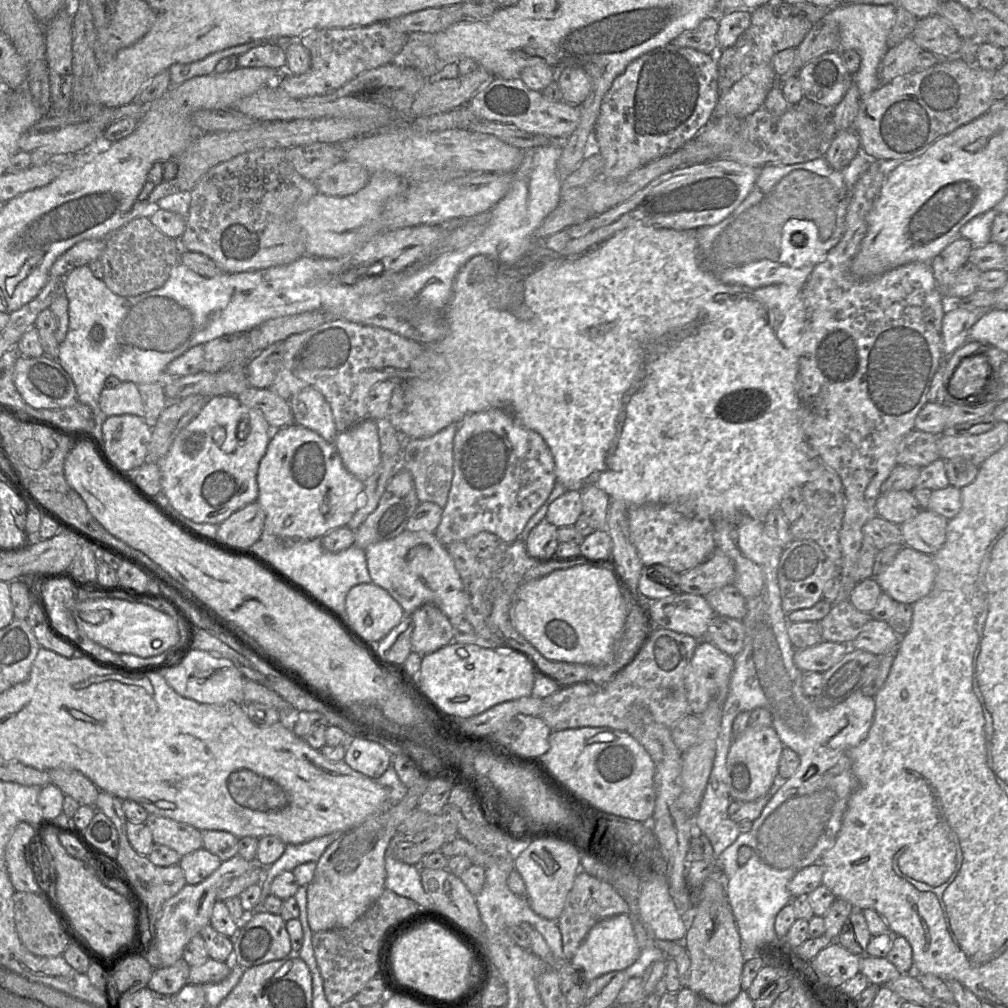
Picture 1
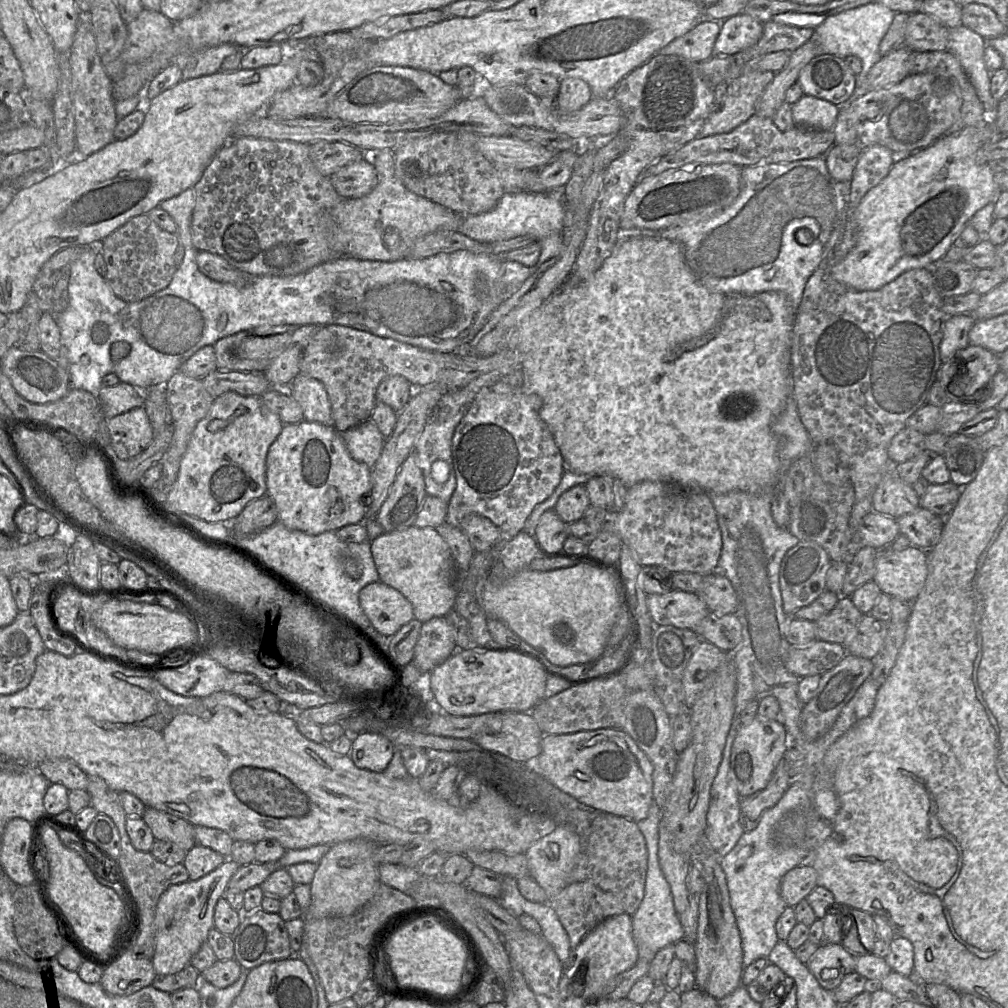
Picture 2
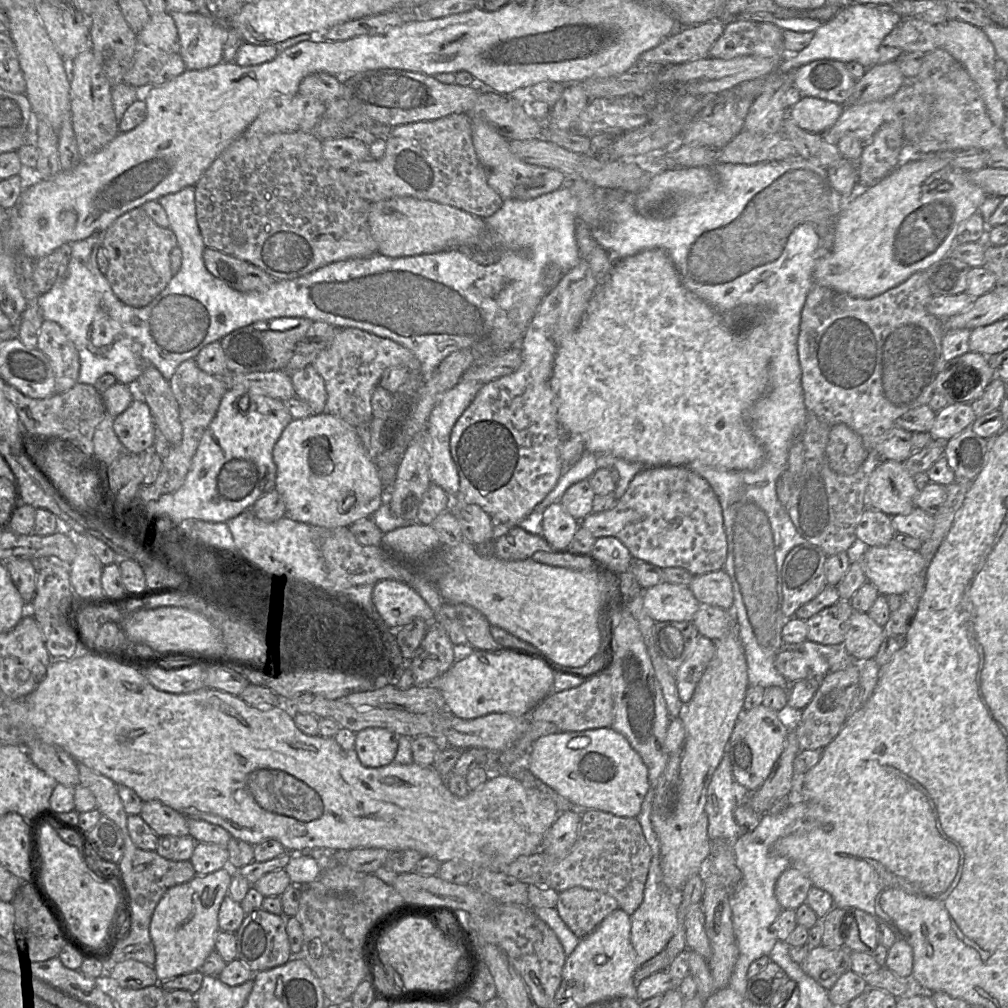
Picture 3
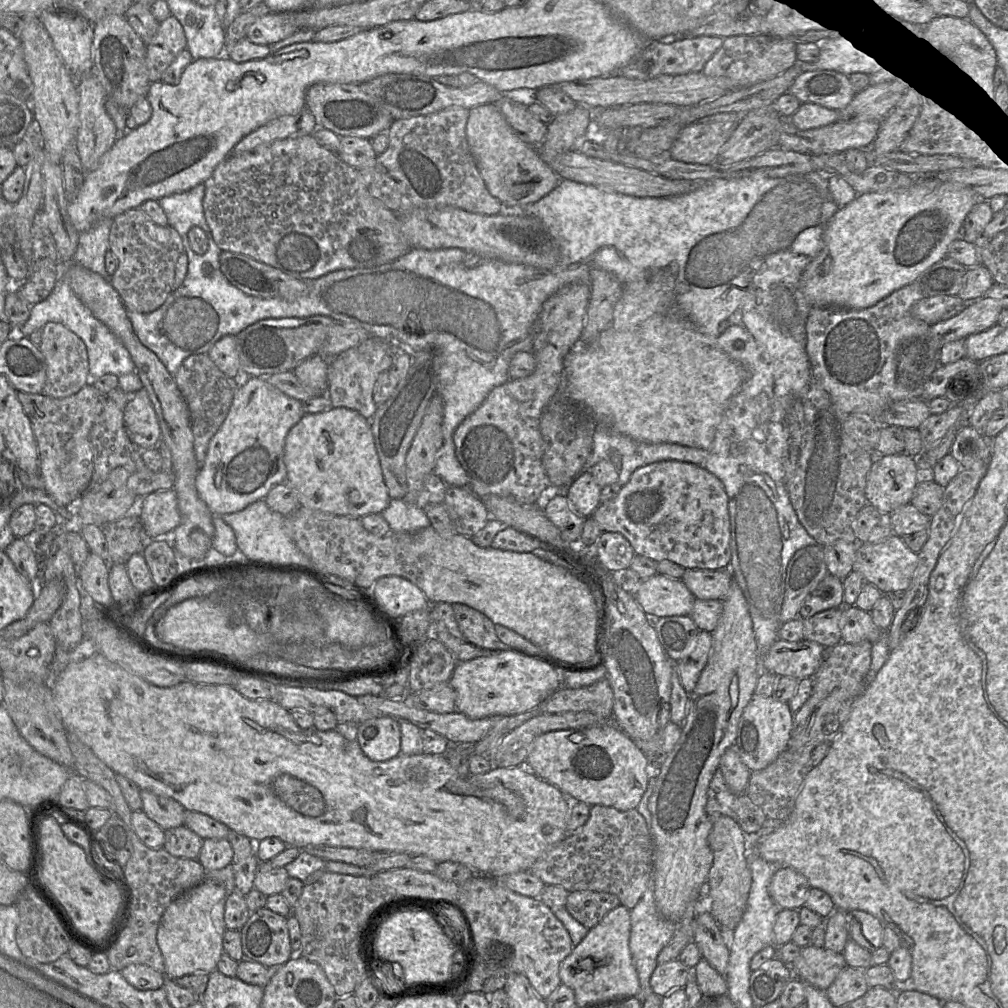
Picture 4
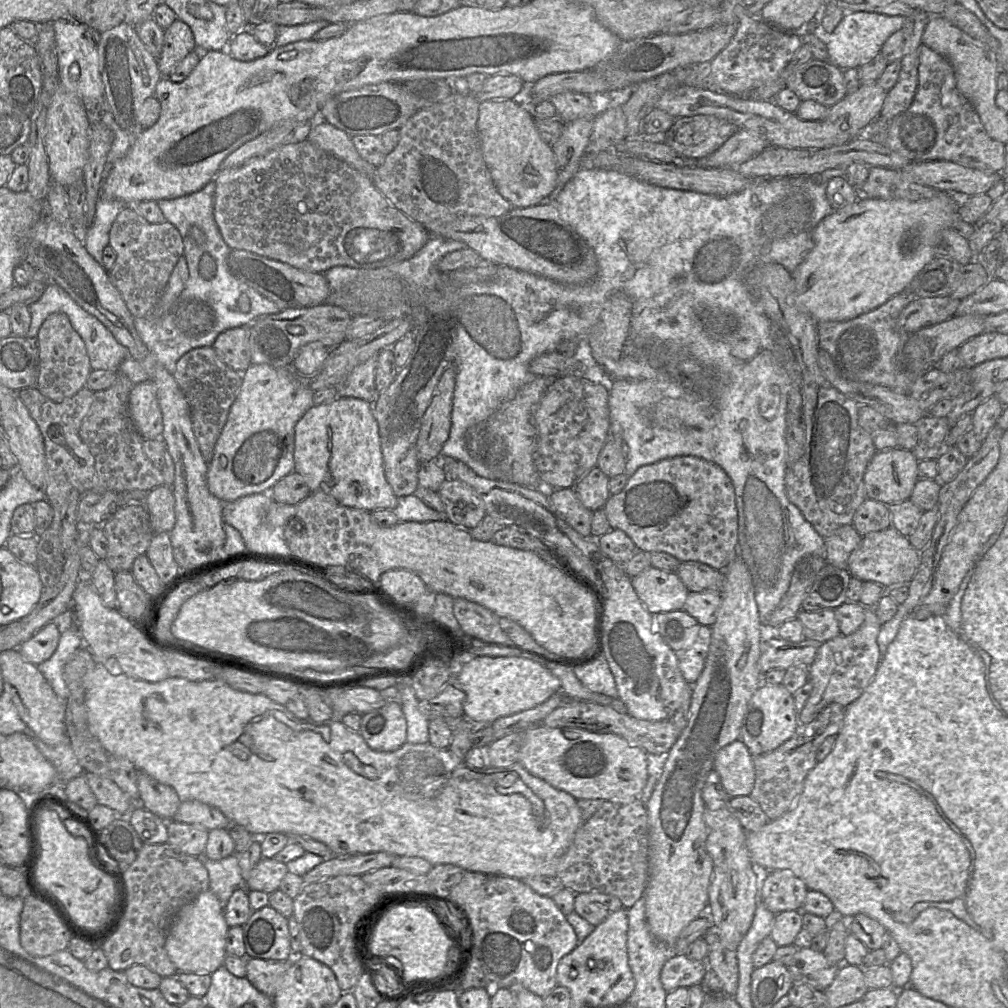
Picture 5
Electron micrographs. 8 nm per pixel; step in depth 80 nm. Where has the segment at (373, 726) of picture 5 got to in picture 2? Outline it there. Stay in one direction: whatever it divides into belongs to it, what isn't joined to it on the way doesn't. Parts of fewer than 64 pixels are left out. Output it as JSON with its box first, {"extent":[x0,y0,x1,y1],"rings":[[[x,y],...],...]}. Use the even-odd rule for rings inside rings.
{"extent":[347,732,396,773],"rings":[[[361,732],[352,736],[352,745],[347,756],[361,770],[383,773],[396,750],[385,736],[373,732]]]}

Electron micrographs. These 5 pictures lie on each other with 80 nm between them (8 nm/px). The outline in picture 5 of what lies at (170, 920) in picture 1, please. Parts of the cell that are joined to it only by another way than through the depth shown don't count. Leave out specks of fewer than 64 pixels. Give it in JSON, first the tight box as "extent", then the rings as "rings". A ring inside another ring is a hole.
{"extent":[166,890,226,975],"rings":[[[206,890],[184,905],[175,915],[166,939],[166,950],[178,973],[207,973],[211,975],[224,965],[226,935],[225,908],[218,897]]]}

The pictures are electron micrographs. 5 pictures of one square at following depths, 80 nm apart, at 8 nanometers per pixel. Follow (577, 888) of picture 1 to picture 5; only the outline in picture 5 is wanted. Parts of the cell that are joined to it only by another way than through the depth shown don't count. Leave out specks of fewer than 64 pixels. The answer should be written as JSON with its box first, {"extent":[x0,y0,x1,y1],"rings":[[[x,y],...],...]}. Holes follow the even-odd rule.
{"extent":[574,893,622,927],"rings":[[[578,893],[574,898],[574,912],[595,927],[622,908],[621,901],[609,894]]]}

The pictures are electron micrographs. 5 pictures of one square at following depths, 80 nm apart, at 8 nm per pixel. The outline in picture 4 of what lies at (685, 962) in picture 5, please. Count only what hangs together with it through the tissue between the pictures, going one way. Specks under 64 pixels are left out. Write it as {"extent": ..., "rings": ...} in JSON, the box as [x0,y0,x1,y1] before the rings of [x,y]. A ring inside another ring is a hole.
{"extent":[650,959,693,997],"rings":[[[675,959],[655,968],[650,985],[655,994],[663,997],[674,989],[684,988],[690,978],[693,978],[693,969]]]}

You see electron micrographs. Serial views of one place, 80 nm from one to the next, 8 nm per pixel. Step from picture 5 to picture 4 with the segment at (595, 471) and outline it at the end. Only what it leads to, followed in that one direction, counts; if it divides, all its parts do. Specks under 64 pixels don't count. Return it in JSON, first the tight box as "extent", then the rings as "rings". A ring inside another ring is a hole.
{"extent":[564,470,602,518],"rings":[[[589,470],[581,472],[564,492],[572,508],[587,518],[601,503],[601,490],[602,488],[595,482]]]}

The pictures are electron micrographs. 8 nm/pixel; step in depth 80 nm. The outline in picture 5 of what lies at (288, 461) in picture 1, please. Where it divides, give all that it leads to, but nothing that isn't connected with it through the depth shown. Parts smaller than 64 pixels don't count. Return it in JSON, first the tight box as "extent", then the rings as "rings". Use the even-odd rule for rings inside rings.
{"extent":[294,397,398,511],"rings":[[[337,397],[330,403],[313,405],[306,413],[300,418],[295,425],[295,438],[294,438],[294,471],[301,474],[311,493],[324,492],[335,498],[340,504],[366,511],[374,511],[377,509],[391,509],[393,510],[398,504],[398,497],[393,493],[384,473],[383,456],[381,451],[381,441],[379,436],[379,426],[373,414],[373,404],[354,397]]]}

